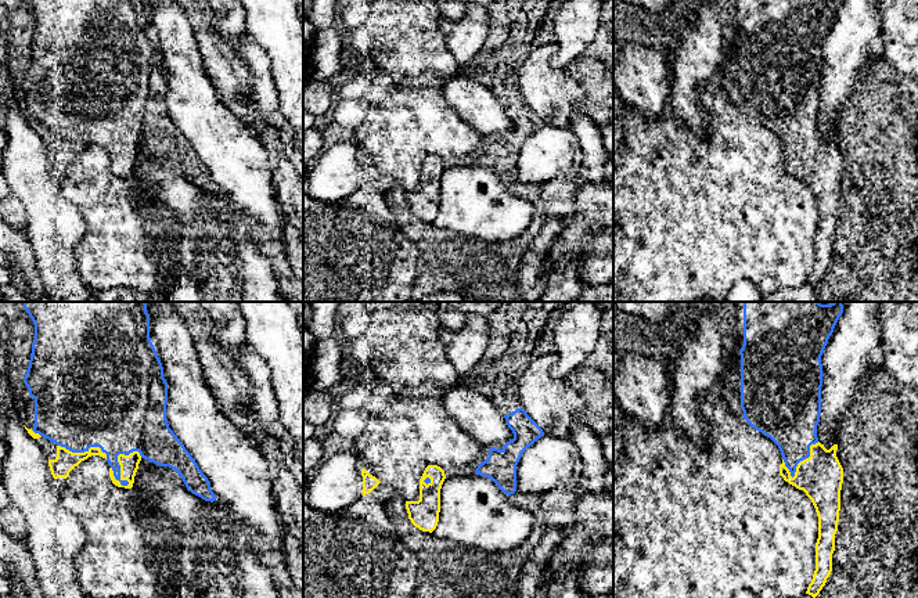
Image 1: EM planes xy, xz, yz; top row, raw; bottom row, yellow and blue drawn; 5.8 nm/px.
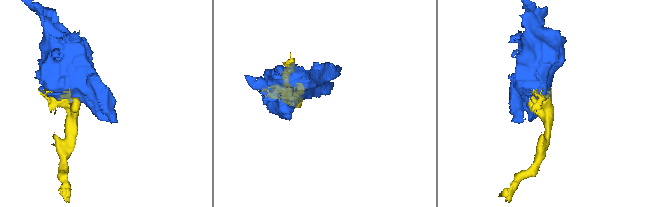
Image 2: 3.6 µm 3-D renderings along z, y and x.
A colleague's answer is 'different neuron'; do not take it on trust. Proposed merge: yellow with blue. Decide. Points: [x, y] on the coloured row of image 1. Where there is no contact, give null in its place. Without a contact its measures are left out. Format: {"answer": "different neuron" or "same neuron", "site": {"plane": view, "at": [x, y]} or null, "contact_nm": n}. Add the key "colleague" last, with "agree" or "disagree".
{"answer": "same neuron", "site": {"plane": "xy", "at": [118, 461]}, "contact_nm": 240, "colleague": "disagree"}

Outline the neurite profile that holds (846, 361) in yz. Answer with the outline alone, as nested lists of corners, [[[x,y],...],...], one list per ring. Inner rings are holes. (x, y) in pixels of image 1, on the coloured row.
[[[842,302],[843,313],[821,356],[824,377],[817,437],[827,450],[838,443],[843,413],[881,359],[881,303]]]

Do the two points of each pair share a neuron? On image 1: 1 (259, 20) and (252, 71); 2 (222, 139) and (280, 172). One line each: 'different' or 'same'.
1: different
2: different

